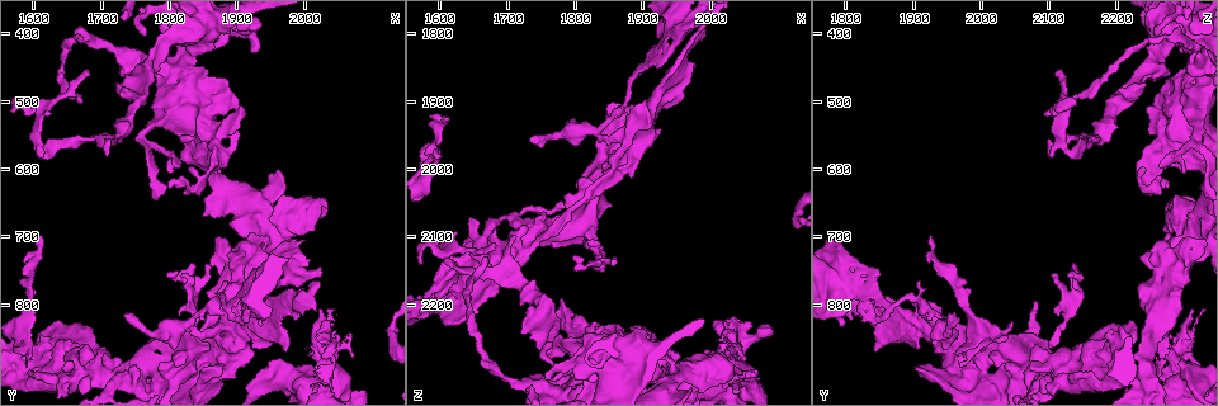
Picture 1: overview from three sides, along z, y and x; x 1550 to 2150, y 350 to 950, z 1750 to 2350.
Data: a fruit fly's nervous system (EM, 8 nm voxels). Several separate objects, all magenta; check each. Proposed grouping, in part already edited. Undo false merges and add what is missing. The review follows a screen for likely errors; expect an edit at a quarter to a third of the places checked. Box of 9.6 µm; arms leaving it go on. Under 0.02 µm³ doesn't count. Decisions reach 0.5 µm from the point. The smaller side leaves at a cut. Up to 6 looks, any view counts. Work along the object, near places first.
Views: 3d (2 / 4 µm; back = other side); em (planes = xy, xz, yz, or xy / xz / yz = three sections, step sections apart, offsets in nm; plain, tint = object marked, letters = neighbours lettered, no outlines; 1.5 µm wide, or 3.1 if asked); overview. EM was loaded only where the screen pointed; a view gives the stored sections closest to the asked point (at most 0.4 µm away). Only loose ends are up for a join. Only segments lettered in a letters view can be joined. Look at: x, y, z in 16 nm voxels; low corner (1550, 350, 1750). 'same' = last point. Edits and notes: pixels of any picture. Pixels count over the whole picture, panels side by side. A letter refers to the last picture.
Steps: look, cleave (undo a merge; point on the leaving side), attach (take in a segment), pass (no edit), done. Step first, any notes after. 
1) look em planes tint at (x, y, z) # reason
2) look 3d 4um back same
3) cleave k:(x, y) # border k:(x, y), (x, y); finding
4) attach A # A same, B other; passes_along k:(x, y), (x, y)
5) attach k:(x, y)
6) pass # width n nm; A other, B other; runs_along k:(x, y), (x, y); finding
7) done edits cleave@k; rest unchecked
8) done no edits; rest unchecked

look 3d 2um at (1735, 815, 1955) # long arm stops here

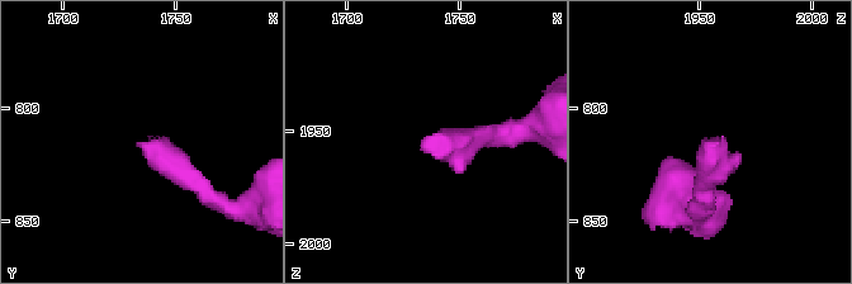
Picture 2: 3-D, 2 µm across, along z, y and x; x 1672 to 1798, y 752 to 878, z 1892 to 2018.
look em planes plain at (1733, 816, 1953) # need the tissue

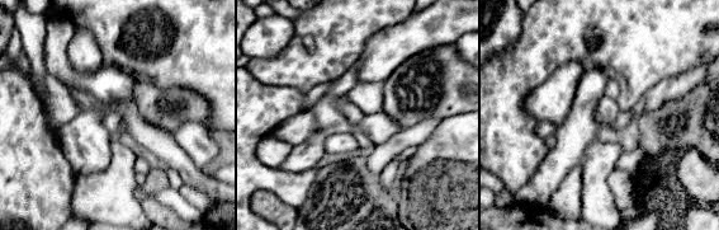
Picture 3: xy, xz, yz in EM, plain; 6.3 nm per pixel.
look em planes letters same

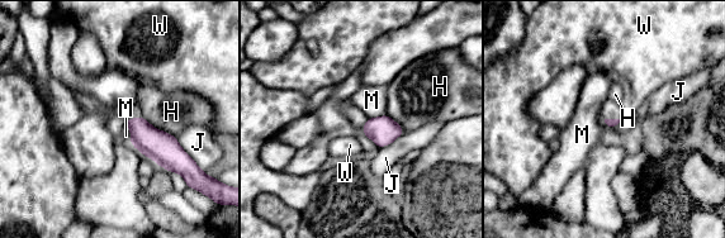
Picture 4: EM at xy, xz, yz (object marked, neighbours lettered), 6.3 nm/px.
pass # longest_contact H 260 nm; H other, J other, M other, W other; none of them fits

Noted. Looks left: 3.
look 3d 4um at (1850, 815, 1925) # touches itself

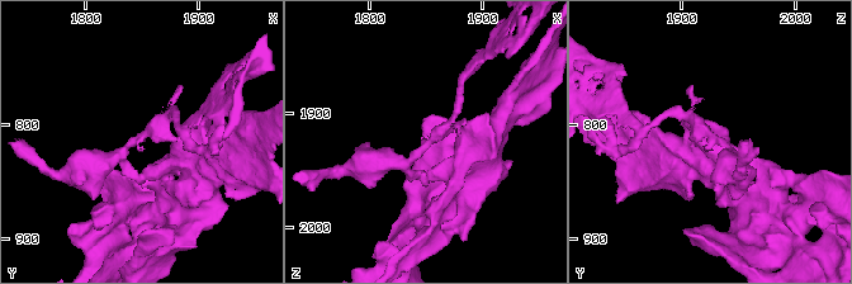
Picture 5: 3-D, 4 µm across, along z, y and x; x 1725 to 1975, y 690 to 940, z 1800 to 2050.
look em planes tint at (1852, 810, 1924) # shape alone is not enough

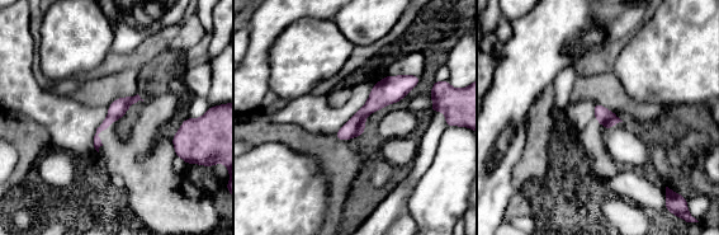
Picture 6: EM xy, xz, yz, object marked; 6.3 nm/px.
look em planes letters same

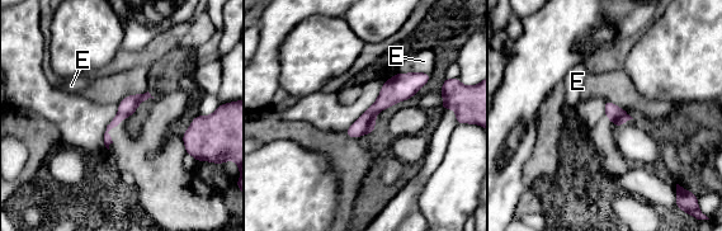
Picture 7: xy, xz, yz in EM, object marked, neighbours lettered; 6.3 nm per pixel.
pass # width 110 nm; longest_contact E 200 nm; E other; continuous, no second neuron

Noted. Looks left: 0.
done no edits; rest unchecked

